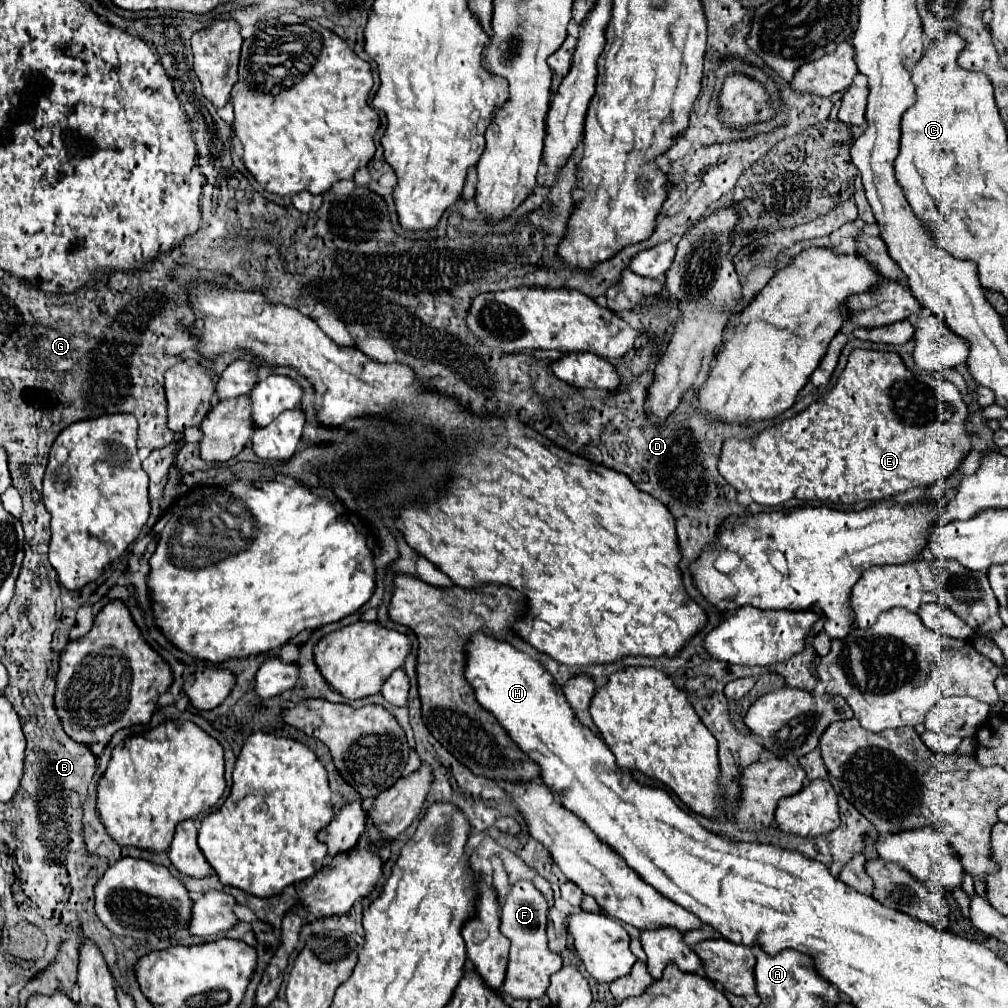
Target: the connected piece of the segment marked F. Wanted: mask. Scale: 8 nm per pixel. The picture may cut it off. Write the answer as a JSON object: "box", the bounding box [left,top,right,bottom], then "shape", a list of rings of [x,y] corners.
{"box":[500,882,562,1000],"shape":[[[516,882],[502,906],[500,930],[510,940],[510,962],[502,994],[520,1000],[538,1000],[546,994],[550,976],[562,968],[562,958],[546,946],[546,900],[530,882]]]}

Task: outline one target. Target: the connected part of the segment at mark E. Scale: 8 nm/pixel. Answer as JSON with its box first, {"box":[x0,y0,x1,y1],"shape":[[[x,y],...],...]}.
{"box":[718,350,974,506],"shape":[[[852,350],[836,386],[822,400],[810,404],[794,418],[762,430],[752,442],[726,440],[718,472],[736,492],[748,490],[752,500],[762,506],[776,506],[790,498],[832,504],[884,500],[908,488],[936,484],[954,474],[972,448],[974,434],[966,424],[968,408],[950,380],[910,372],[896,352]]]}

